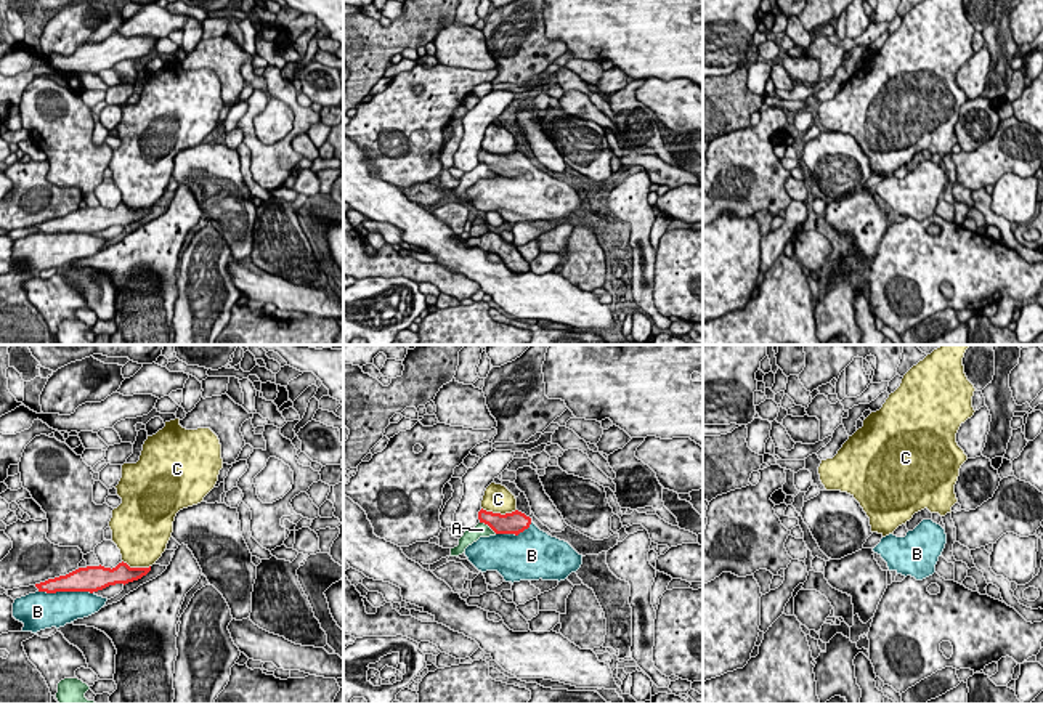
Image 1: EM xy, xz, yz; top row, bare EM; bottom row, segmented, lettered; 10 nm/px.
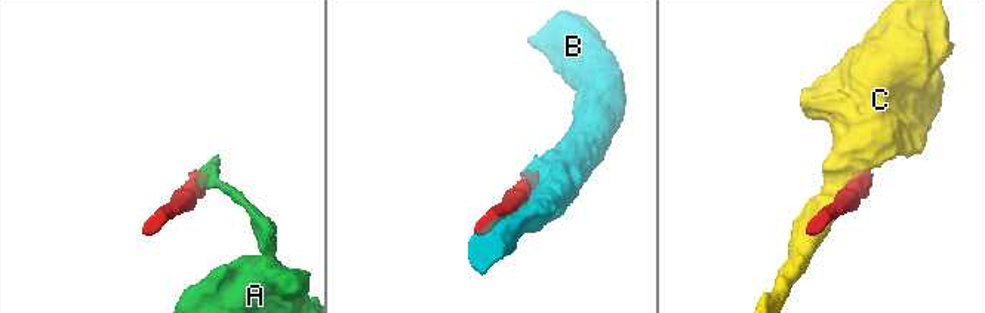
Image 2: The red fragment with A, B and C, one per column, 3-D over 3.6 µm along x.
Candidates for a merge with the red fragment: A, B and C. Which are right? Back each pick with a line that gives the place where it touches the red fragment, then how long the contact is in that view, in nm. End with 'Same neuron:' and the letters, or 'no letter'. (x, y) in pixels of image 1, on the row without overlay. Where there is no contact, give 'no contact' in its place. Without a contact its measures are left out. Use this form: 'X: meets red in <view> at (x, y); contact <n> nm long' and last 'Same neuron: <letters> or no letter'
B: meets red in xy at (66, 231); contact 550 nm long
Same neuron: B

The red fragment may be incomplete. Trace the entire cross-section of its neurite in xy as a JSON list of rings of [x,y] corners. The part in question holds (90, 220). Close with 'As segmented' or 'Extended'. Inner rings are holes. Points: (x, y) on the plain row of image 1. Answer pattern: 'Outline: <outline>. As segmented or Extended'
Outline: [[[119,204],[116,208],[87,207],[66,216],[35,225],[35,234],[16,239],[13,258],[24,265],[21,273],[37,274],[51,268],[64,268],[77,260],[98,253],[108,239],[96,233],[116,225],[141,220],[149,208],[130,208]]]. Extended

